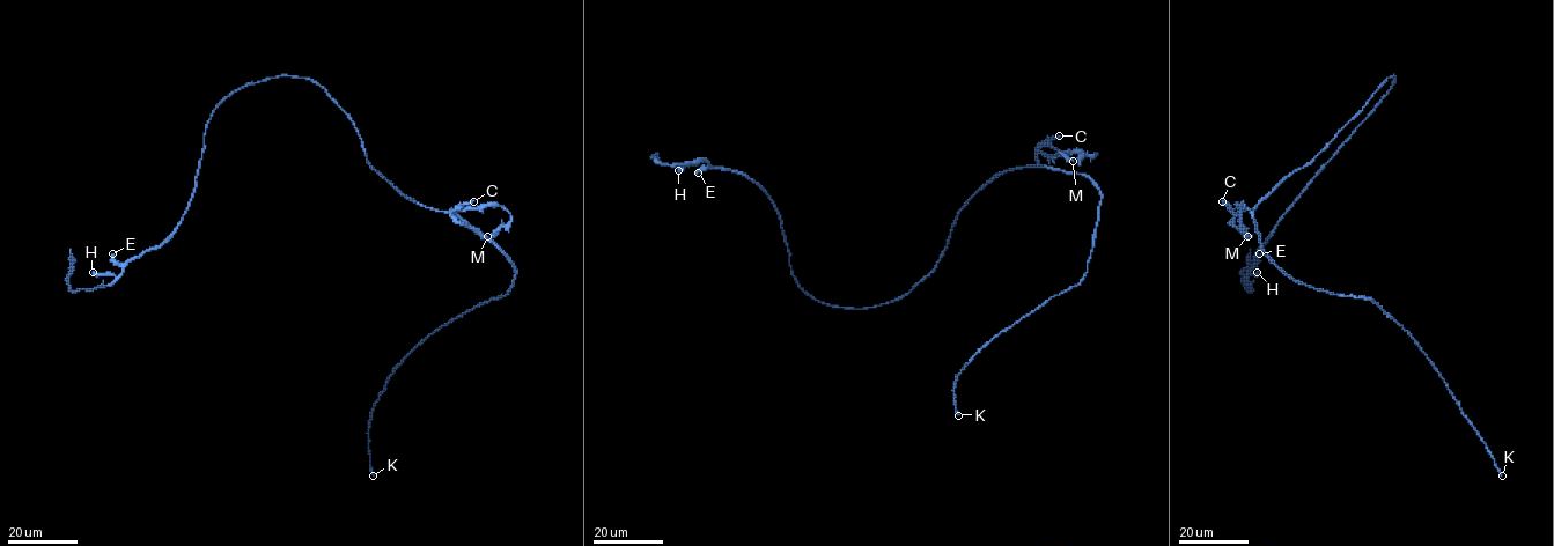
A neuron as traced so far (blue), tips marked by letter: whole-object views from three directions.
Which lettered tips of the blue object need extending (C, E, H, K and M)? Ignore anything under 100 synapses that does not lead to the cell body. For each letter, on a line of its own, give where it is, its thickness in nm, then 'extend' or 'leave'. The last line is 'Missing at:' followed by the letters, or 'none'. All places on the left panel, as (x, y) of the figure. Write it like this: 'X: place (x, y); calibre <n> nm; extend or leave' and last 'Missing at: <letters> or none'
C: place (473, 201); calibre 160 nm; leave
E: place (112, 253); calibre 550 nm; leave
H: place (93, 272); calibre 550 nm; leave
K: place (373, 476); calibre 150 nm; leave
M: place (487, 236); calibre 400 nm; leave
Missing at: none

